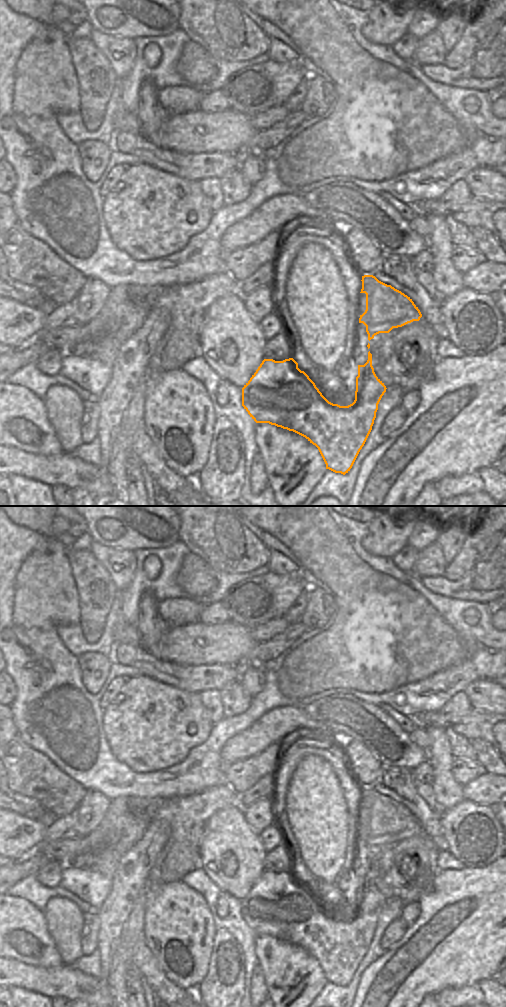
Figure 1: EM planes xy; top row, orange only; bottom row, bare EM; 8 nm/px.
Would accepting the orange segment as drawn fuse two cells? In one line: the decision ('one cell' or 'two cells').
one cell

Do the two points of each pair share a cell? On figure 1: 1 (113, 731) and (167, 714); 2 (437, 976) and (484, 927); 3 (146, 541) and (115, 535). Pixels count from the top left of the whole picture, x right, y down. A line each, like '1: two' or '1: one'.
1: one
2: one
3: one

